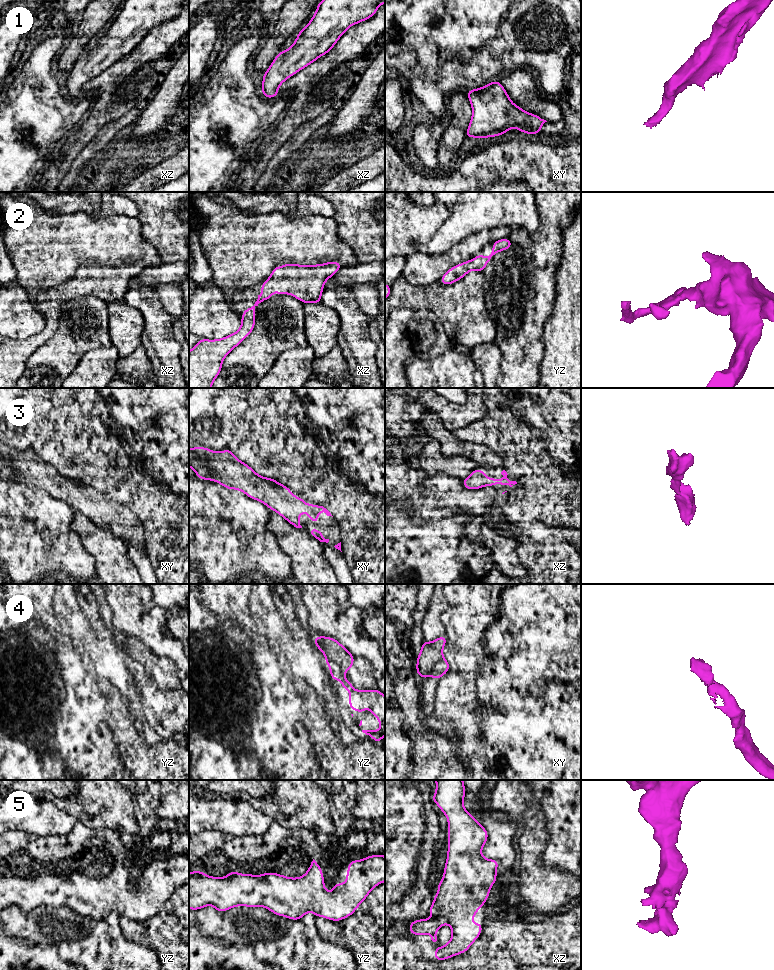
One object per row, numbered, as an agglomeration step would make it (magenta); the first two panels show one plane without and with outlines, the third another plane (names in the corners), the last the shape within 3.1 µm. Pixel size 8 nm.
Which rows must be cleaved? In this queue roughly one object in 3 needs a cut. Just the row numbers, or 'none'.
4

